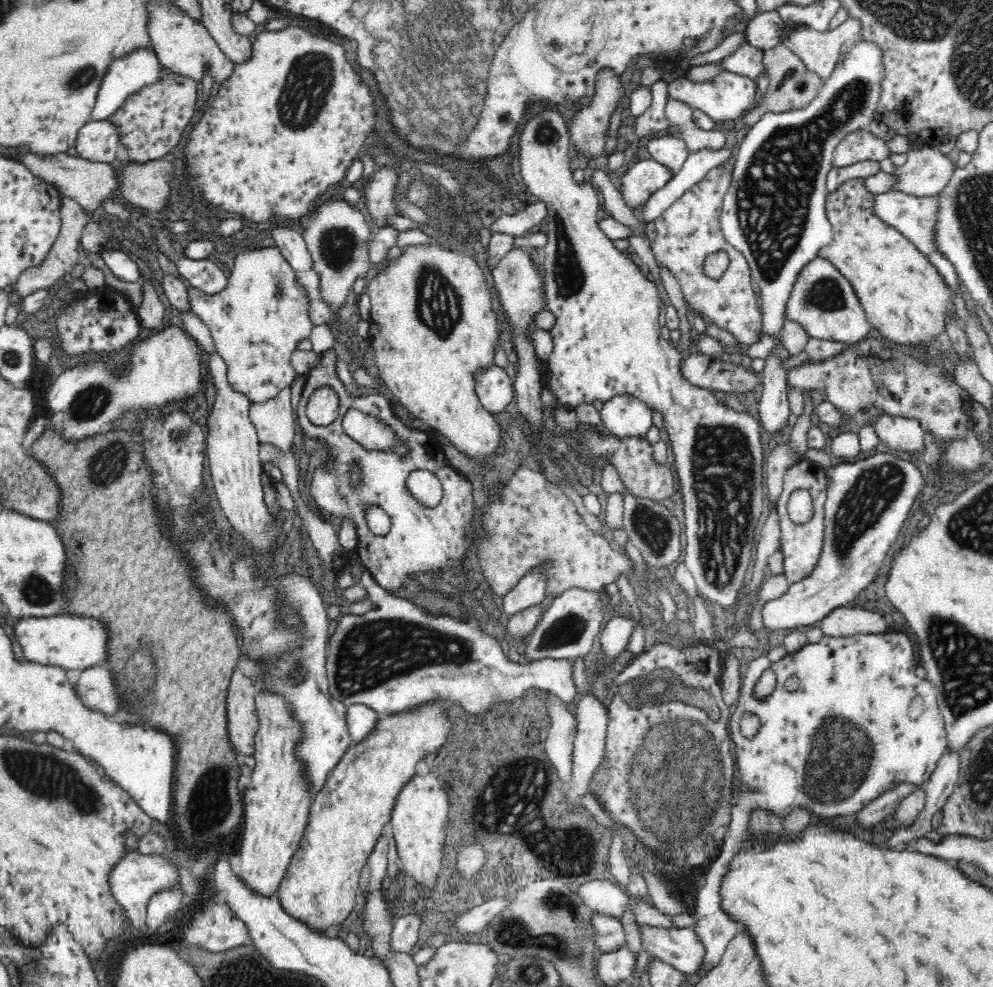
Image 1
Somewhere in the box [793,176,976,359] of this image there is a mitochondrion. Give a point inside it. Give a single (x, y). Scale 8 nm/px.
(826, 293)

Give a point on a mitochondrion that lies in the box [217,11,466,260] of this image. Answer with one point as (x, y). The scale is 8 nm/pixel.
(308, 81)

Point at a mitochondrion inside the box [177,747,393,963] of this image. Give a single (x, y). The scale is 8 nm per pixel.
(208, 805)

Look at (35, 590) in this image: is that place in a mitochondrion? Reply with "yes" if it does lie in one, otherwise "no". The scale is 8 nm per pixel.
yes

